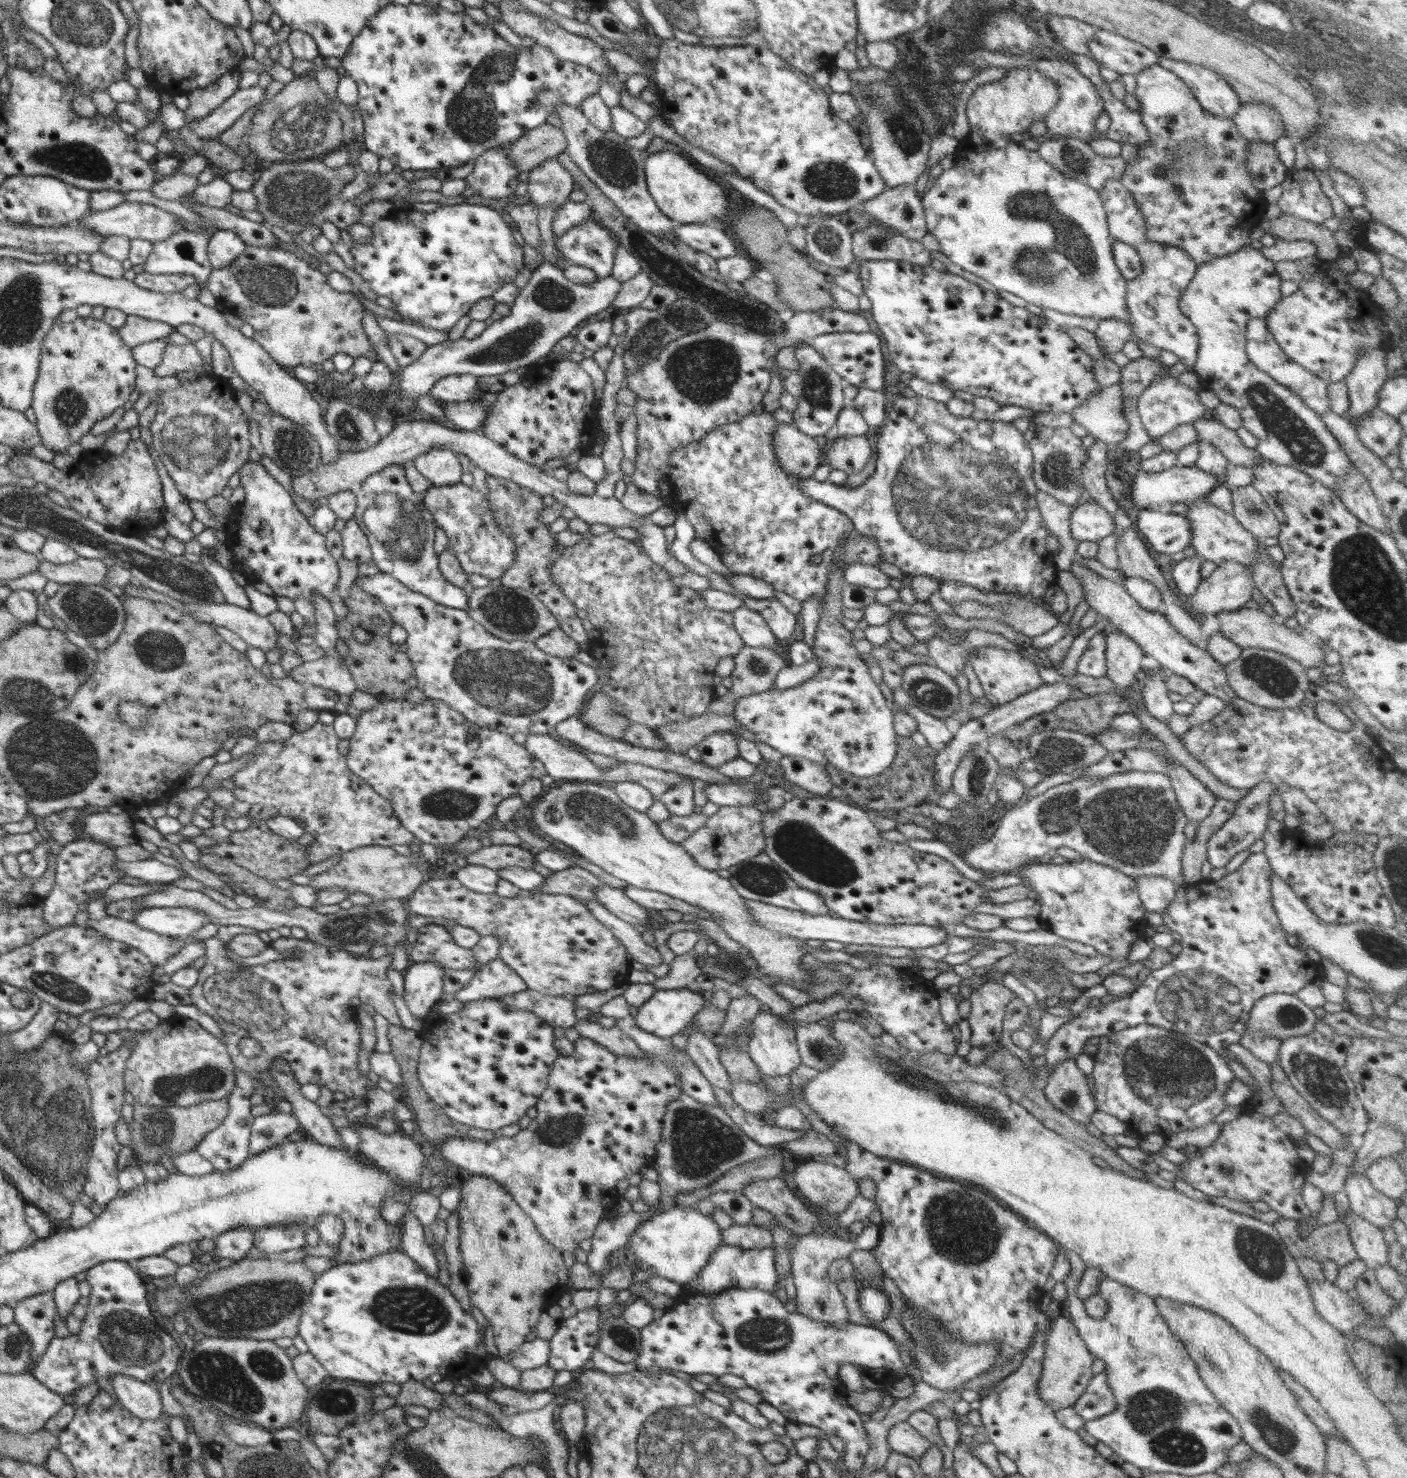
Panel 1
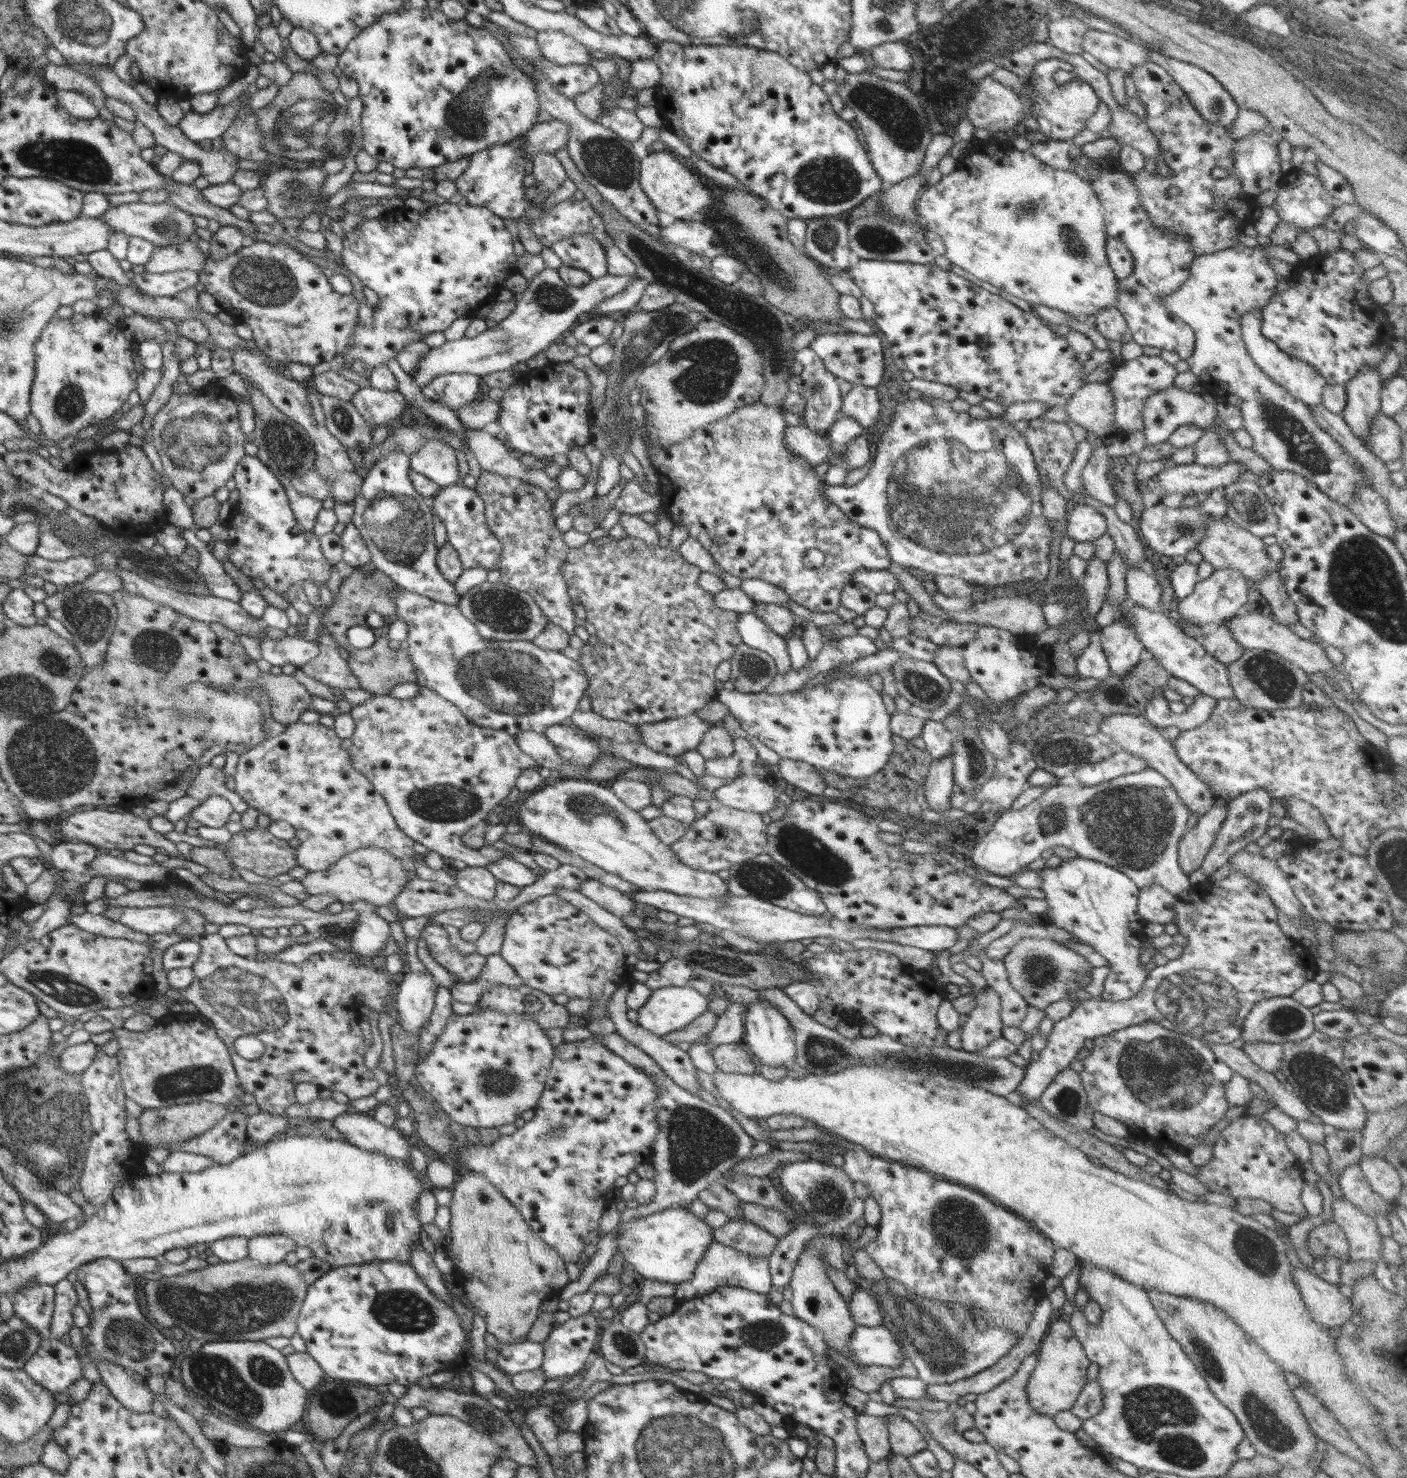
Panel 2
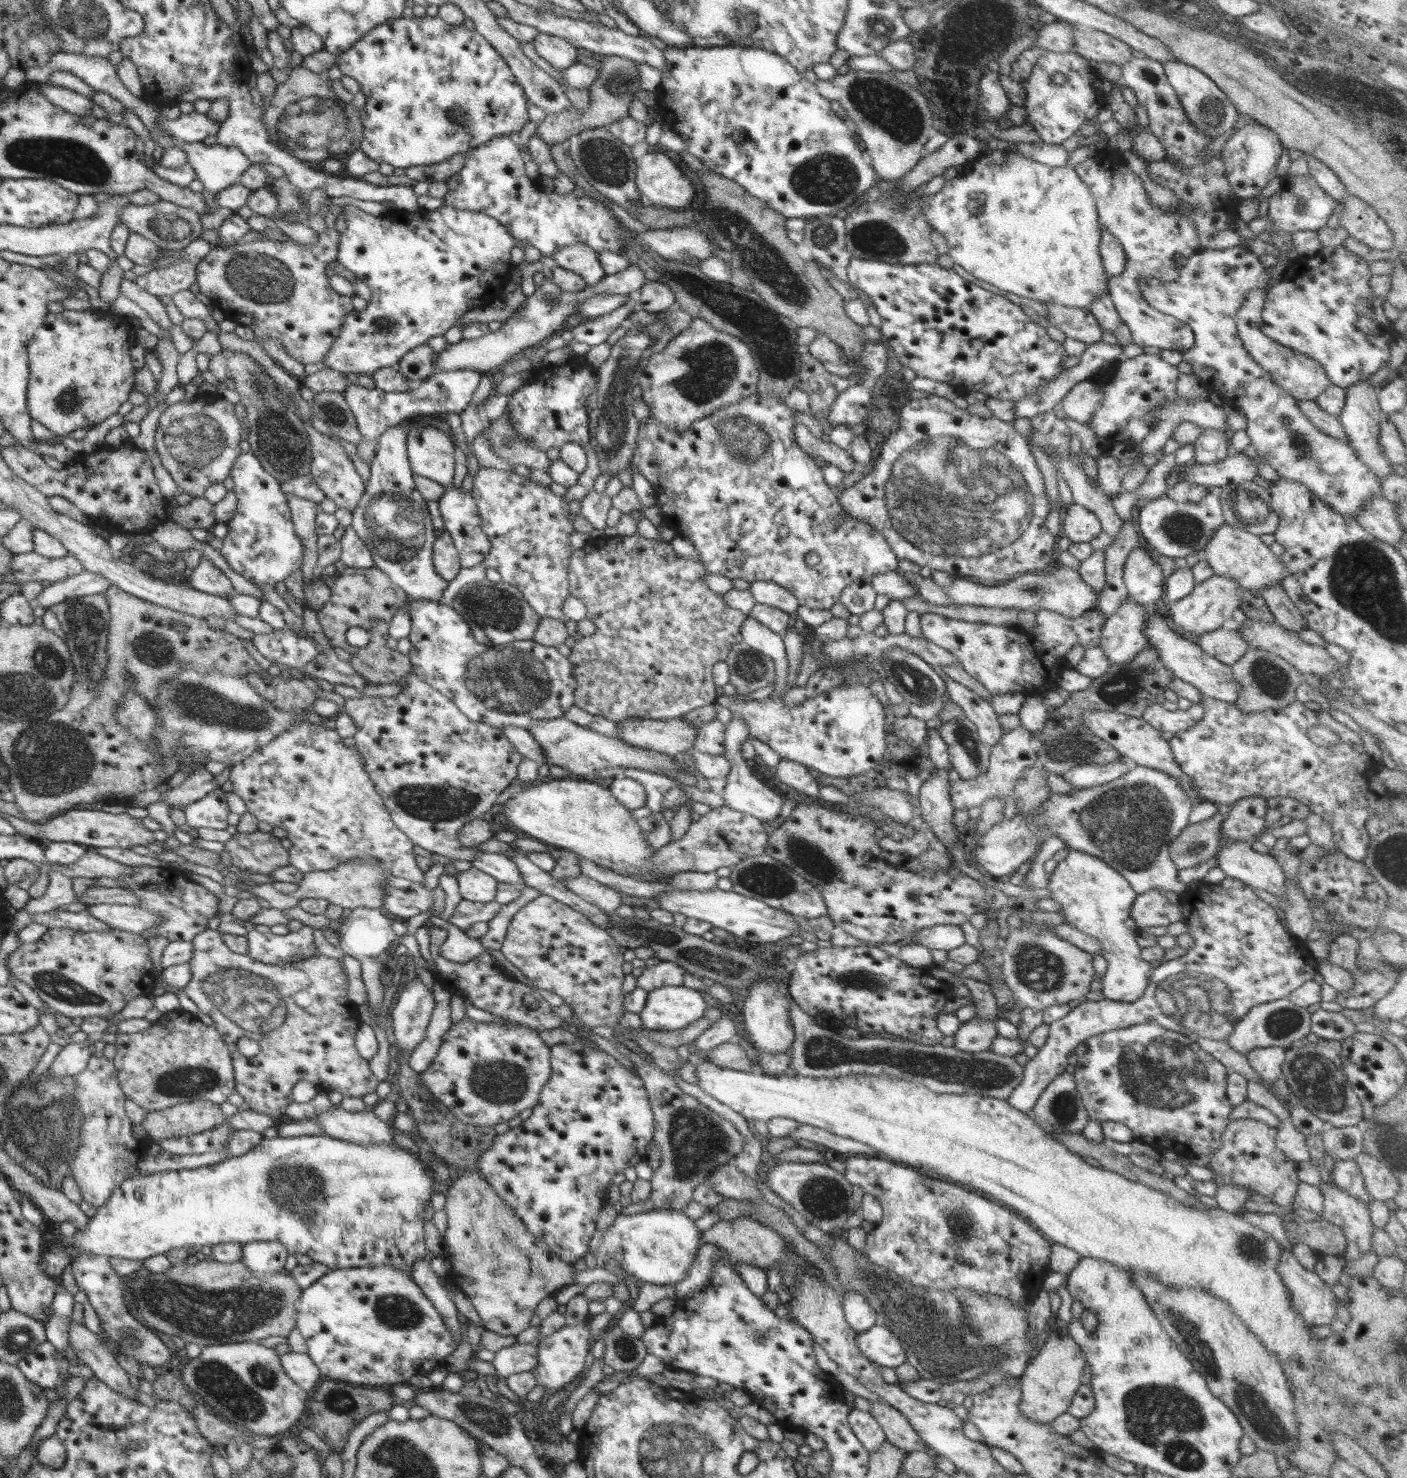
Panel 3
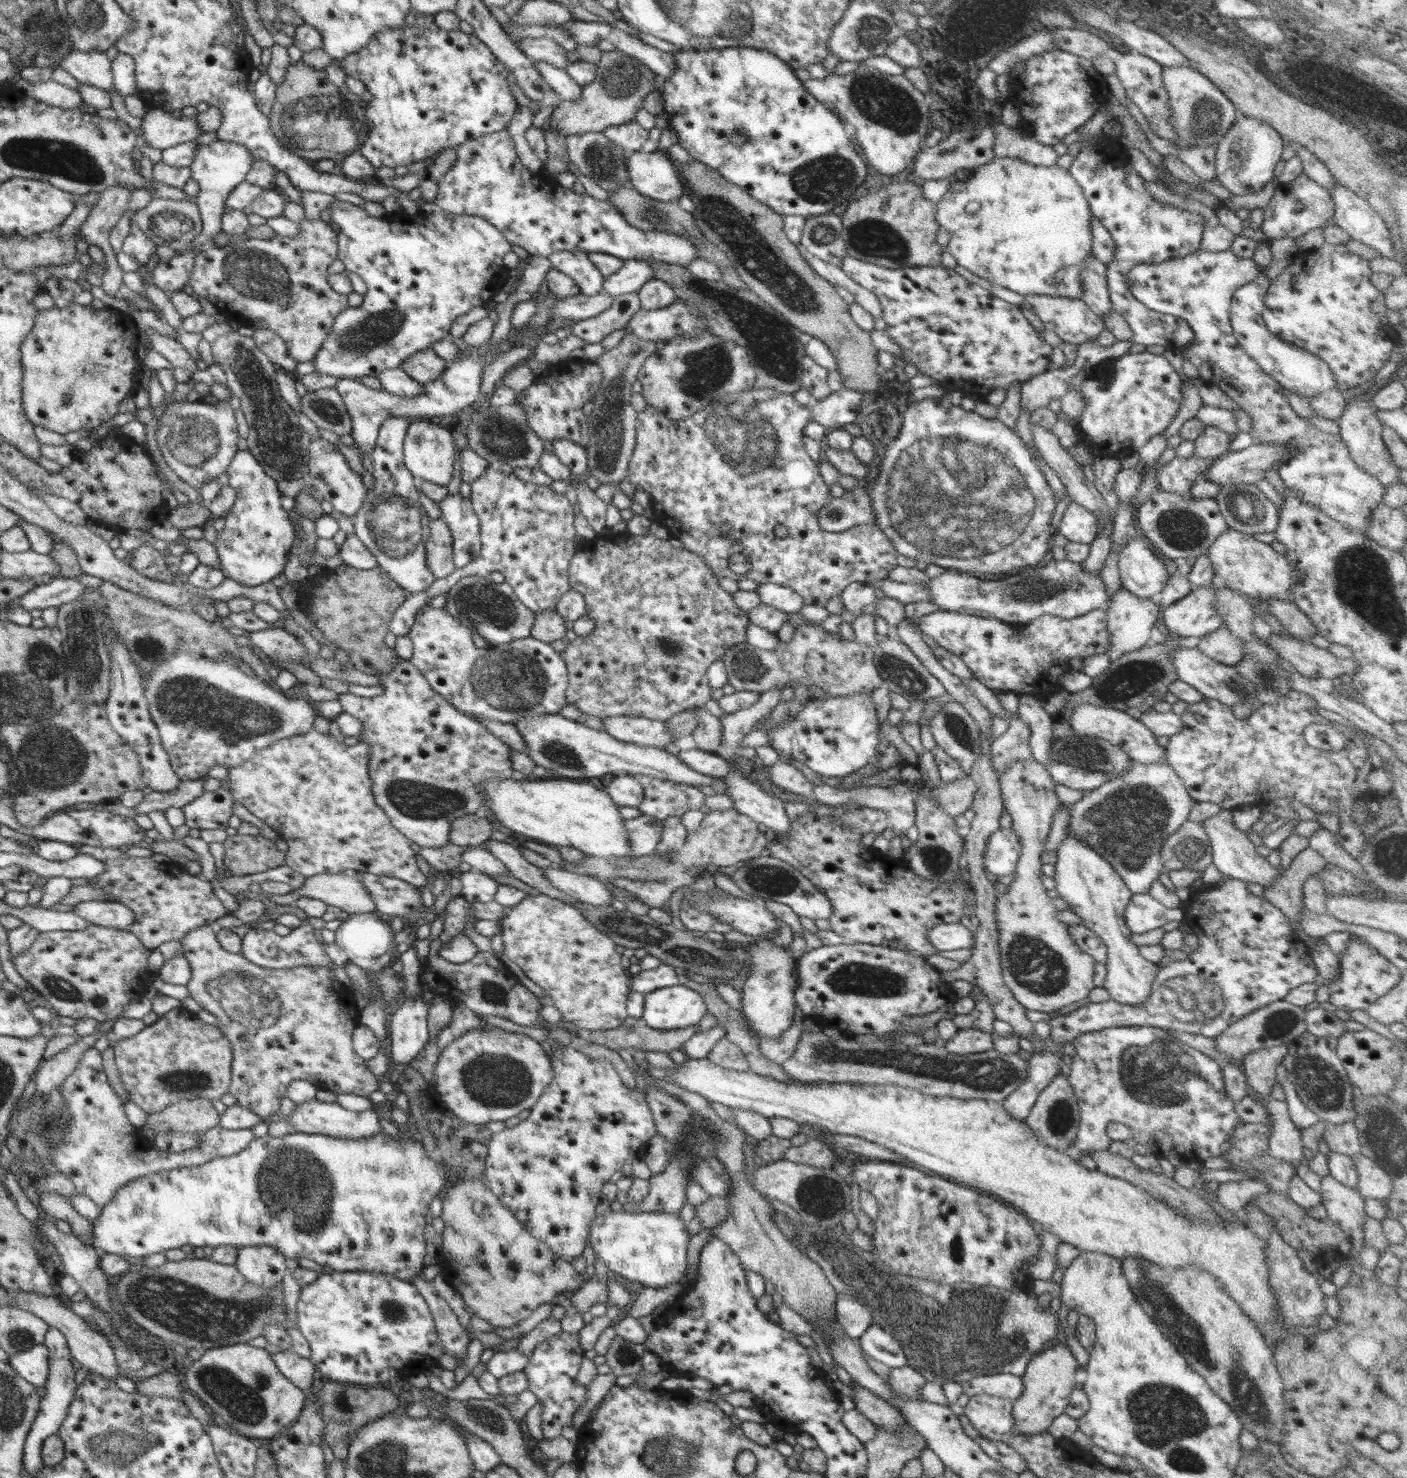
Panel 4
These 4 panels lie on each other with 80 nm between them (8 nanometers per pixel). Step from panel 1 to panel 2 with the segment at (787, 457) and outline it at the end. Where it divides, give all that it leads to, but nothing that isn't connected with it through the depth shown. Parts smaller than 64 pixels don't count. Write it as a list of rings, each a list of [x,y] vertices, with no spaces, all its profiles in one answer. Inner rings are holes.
[[[804,425],[788,426],[784,430],[784,443],[786,447],[801,456],[809,464],[816,466],[821,462],[828,462],[841,466],[846,472],[849,466],[843,462],[840,452],[834,452],[833,446],[825,436],[816,435]]]

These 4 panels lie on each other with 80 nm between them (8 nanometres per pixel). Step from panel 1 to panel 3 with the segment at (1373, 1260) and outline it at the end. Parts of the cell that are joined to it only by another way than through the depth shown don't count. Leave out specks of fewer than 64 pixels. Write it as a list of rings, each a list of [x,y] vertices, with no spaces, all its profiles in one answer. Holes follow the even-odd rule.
[[[1325,1182],[1319,1189],[1323,1194],[1322,1217],[1342,1228],[1347,1240],[1343,1258],[1353,1263],[1372,1248],[1373,1230],[1369,1208],[1365,1202]]]

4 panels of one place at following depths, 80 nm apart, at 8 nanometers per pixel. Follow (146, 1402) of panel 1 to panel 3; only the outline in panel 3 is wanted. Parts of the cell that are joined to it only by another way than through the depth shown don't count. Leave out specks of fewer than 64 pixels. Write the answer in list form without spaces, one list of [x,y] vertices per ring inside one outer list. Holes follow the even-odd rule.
[[[70,1318],[68,1321],[68,1340],[74,1354],[78,1356],[92,1372],[94,1377],[104,1382],[108,1388],[134,1399],[135,1382],[128,1373],[118,1364],[116,1357],[108,1351],[108,1347],[102,1343],[101,1336],[90,1332],[84,1324],[77,1324]]]

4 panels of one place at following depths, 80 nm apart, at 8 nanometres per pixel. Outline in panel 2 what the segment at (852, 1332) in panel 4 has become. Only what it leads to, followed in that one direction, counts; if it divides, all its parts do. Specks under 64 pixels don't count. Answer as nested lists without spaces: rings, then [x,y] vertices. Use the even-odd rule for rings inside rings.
[[[856,1288],[848,1306],[856,1326],[872,1328],[882,1325],[881,1306],[868,1290]]]

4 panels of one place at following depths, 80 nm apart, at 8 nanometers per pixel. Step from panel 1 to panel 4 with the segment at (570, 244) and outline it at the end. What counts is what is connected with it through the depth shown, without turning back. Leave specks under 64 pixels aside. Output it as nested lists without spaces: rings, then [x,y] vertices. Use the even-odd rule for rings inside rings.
[[[585,250],[556,251],[547,258],[552,267],[574,280],[580,294],[594,296],[602,292],[605,278],[589,259],[589,252]]]

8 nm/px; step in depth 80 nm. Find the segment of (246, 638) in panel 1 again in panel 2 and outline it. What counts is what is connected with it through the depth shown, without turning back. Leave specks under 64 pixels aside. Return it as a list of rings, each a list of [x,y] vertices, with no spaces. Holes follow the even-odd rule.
[[[119,564],[112,569],[118,571],[126,592],[131,592],[132,594],[143,596],[148,600],[168,605],[170,608],[176,609],[176,612],[184,613],[186,616],[201,620],[209,625],[212,624],[212,622],[220,622],[220,624],[224,624],[226,628],[234,630],[237,634],[248,634],[249,637],[256,639],[258,643],[262,643],[262,641],[267,638],[261,619],[255,619],[253,616],[250,616],[250,614],[236,602],[218,598],[212,594],[208,596],[196,596],[191,592],[178,592],[177,590],[164,588],[157,584],[152,584],[152,582],[138,576],[135,572],[124,570]]]

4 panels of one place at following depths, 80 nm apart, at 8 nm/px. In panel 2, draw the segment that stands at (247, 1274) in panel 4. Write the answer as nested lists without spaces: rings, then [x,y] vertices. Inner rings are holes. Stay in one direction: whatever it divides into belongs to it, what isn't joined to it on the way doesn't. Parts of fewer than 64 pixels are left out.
[[[285,1234],[256,1235],[248,1239],[249,1256],[261,1265],[278,1264],[297,1244]]]

